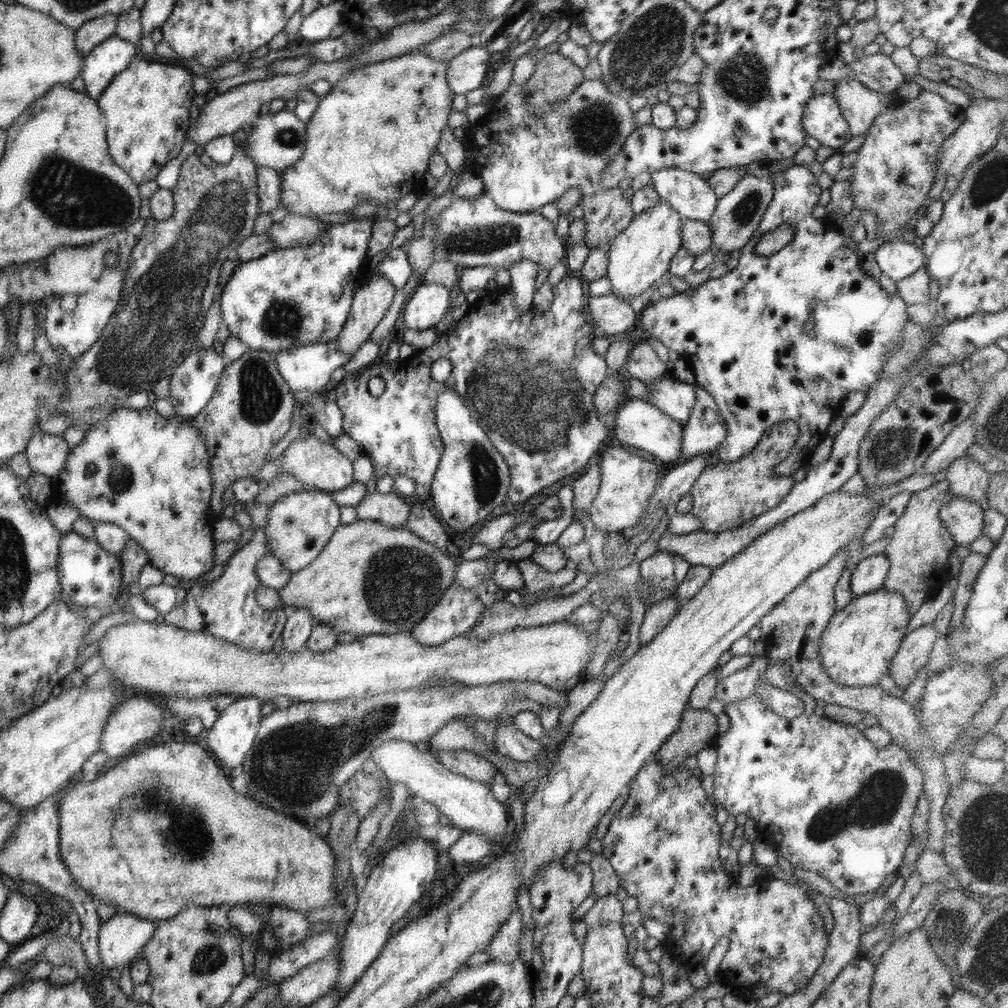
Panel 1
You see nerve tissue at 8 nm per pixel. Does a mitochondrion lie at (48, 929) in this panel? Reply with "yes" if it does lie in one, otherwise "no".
no

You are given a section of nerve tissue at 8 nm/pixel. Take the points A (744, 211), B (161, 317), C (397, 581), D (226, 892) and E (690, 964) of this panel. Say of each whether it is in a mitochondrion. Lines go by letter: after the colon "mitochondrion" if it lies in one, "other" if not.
A: mitochondrion
B: mitochondrion
C: mitochondrion
D: other
E: other

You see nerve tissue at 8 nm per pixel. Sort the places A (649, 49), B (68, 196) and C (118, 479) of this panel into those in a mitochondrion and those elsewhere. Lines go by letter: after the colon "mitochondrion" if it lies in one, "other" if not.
A: mitochondrion
B: mitochondrion
C: mitochondrion

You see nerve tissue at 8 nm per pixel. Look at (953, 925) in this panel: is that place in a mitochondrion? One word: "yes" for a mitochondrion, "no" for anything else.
yes

